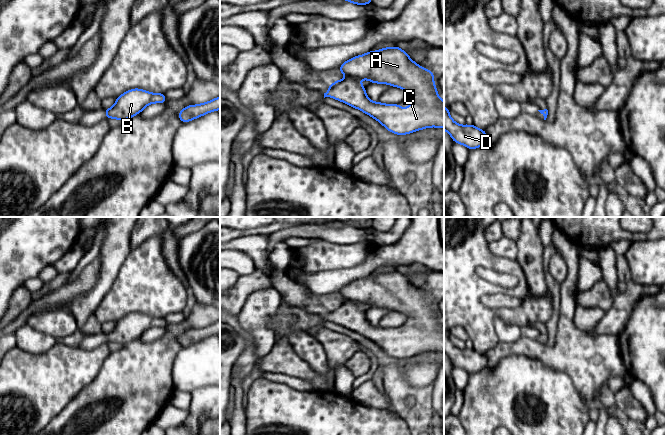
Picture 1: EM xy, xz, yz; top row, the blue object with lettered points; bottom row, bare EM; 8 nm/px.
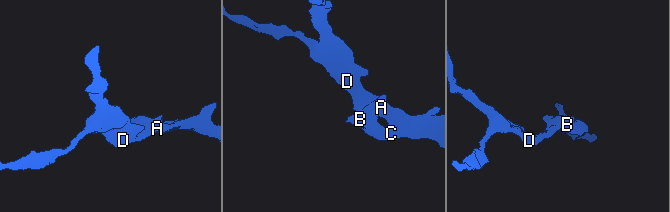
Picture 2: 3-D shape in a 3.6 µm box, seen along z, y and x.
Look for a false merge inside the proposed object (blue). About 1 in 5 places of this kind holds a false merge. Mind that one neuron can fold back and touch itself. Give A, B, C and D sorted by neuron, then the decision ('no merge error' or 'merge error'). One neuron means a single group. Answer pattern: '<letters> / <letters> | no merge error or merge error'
A B C D | no merge error

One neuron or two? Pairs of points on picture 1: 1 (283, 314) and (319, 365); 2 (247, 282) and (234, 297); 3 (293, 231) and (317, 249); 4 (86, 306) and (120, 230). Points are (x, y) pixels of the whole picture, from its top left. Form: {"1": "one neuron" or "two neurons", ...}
{"1": "one neuron", "2": "one neuron", "3": "two neurons", "4": "one neuron"}

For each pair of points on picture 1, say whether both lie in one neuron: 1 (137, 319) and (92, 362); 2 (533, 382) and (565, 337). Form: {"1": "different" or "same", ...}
{"1": "different", "2": "different"}

